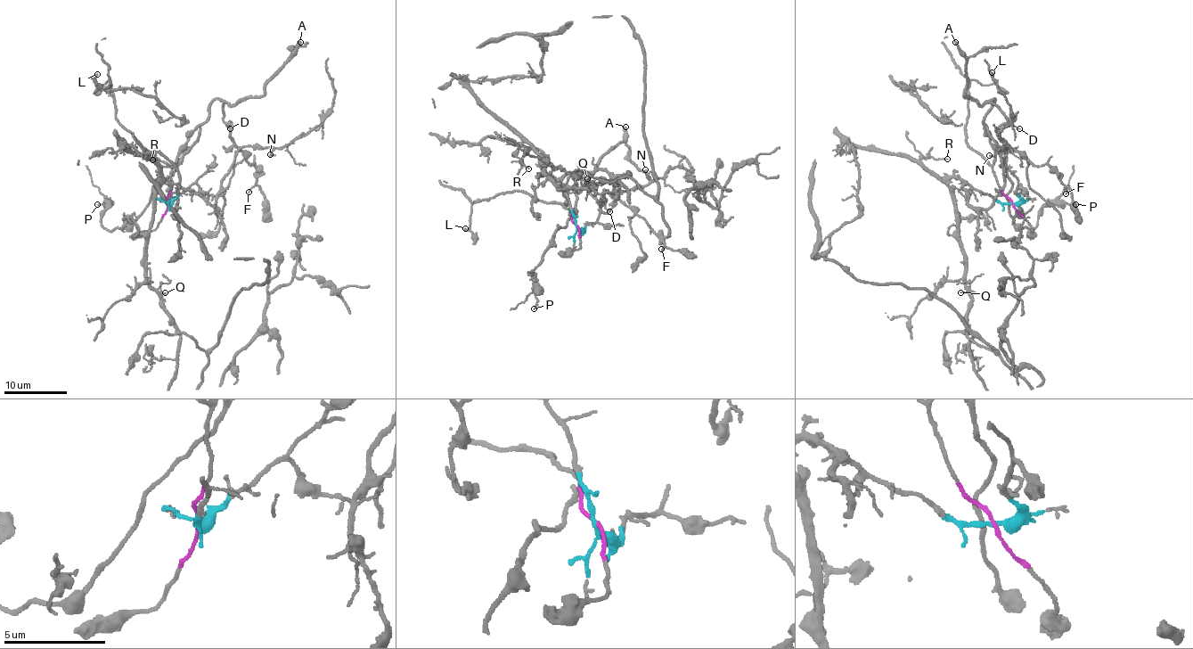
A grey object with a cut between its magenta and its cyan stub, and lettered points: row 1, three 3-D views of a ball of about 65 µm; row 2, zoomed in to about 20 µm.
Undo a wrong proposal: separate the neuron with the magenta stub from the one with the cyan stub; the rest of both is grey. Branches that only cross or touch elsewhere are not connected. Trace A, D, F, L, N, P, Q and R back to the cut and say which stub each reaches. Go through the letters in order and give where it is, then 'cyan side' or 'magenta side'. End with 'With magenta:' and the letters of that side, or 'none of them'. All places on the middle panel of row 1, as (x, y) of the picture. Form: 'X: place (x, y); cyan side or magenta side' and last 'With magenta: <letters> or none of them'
A: place (625, 127); magenta side
D: place (609, 211); magenta side
F: place (661, 249); magenta side
L: place (465, 228); magenta side
N: place (645, 169); cyan side
P: place (534, 308); magenta side
Q: place (587, 178); cyan side
R: place (528, 168); cyan side
With magenta: A, D, F, L, P

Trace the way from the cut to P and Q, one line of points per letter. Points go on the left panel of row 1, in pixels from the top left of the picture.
P: (167, 204), (172, 164), (198, 127), (196, 142), (131, 225), (111, 231), (102, 224), (104, 201), (97, 205)
Q: (167, 204), (172, 194), (171, 188), (159, 179), (147, 250), (146, 282), (165, 293)

